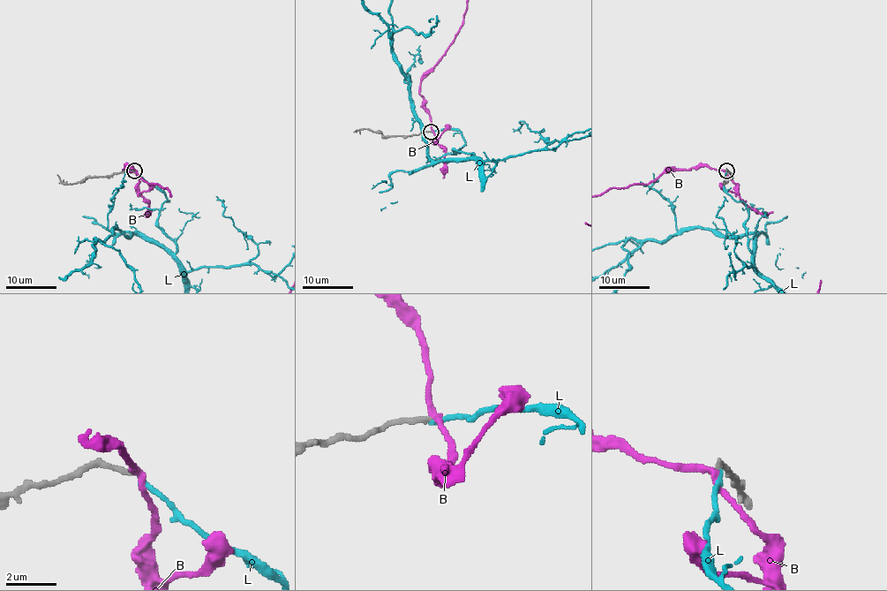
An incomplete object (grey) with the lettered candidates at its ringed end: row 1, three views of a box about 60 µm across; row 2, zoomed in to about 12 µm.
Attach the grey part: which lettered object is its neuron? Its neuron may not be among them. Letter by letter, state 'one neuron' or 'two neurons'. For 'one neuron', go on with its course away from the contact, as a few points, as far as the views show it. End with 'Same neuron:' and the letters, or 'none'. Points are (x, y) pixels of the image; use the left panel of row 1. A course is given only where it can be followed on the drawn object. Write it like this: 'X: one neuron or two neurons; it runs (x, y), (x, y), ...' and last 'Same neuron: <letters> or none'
B: two neurons
L: one neuron
Same neuron: L

